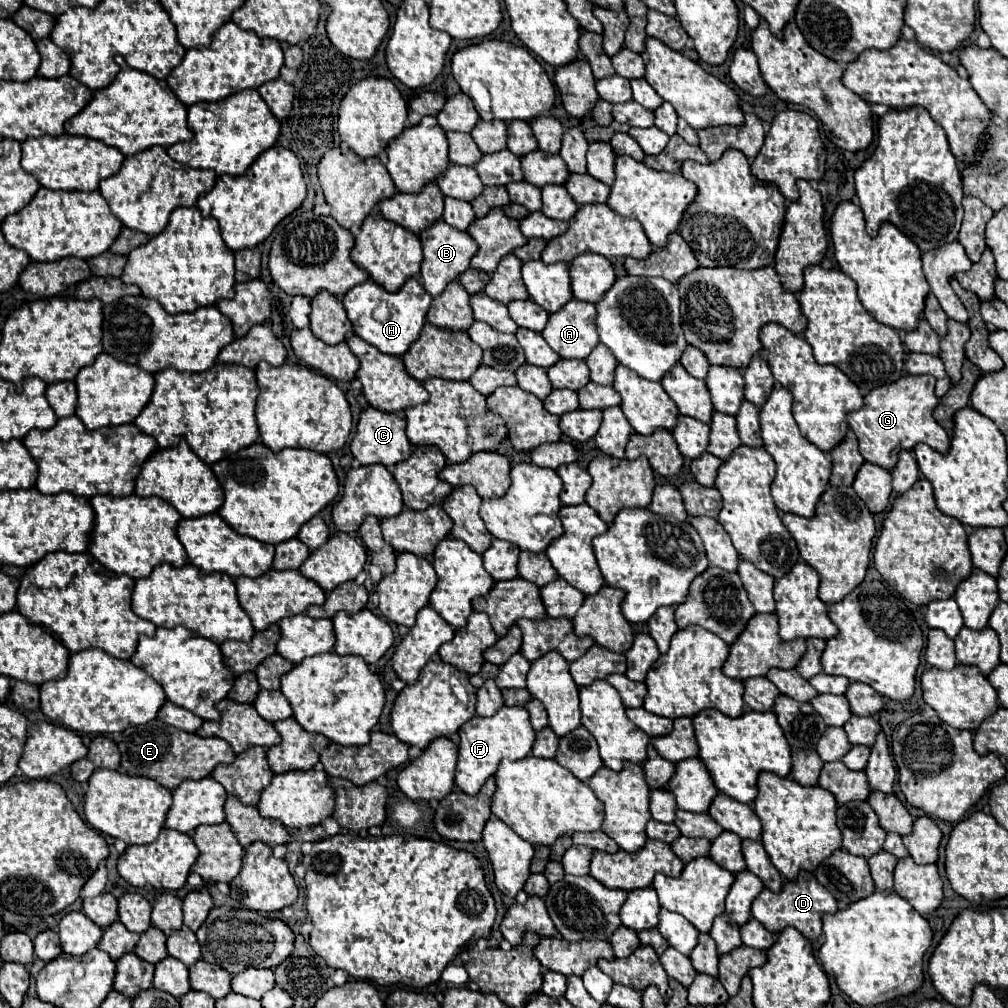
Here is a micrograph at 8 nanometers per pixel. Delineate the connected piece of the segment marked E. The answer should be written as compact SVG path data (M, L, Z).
M153 719L141 727L129 727L119 735L119 751L121 751L121 769L129 775L141 775L157 781L159 785L173 791L185 779L203 779L213 773L213 769L221 763L229 765L235 761L235 753L219 737L199 737L197 733L187 733L167 723Z

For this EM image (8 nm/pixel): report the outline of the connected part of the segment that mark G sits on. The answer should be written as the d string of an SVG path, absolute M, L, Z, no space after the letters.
M903 375L899 381L881 385L865 395L865 407L851 413L849 427L859 439L859 451L865 461L893 471L901 451L911 451L915 445L925 443L939 453L947 453L951 439L947 431L933 419L933 411L939 399L935 395L935 383L929 375Z

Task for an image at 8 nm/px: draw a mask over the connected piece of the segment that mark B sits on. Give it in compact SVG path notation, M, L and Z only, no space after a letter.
M437 221L433 227L425 229L419 235L419 239L423 245L423 263L421 263L419 283L423 285L425 291L429 291L433 297L437 297L447 287L447 283L459 279L459 275L469 269L469 261L477 253L477 243L471 239L469 233L453 229L445 221Z

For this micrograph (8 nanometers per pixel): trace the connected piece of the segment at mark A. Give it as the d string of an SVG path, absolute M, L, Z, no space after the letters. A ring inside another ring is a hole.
M571 299L557 313L549 315L549 323L541 335L559 357L587 359L593 347L599 345L593 315L597 313L591 303Z

